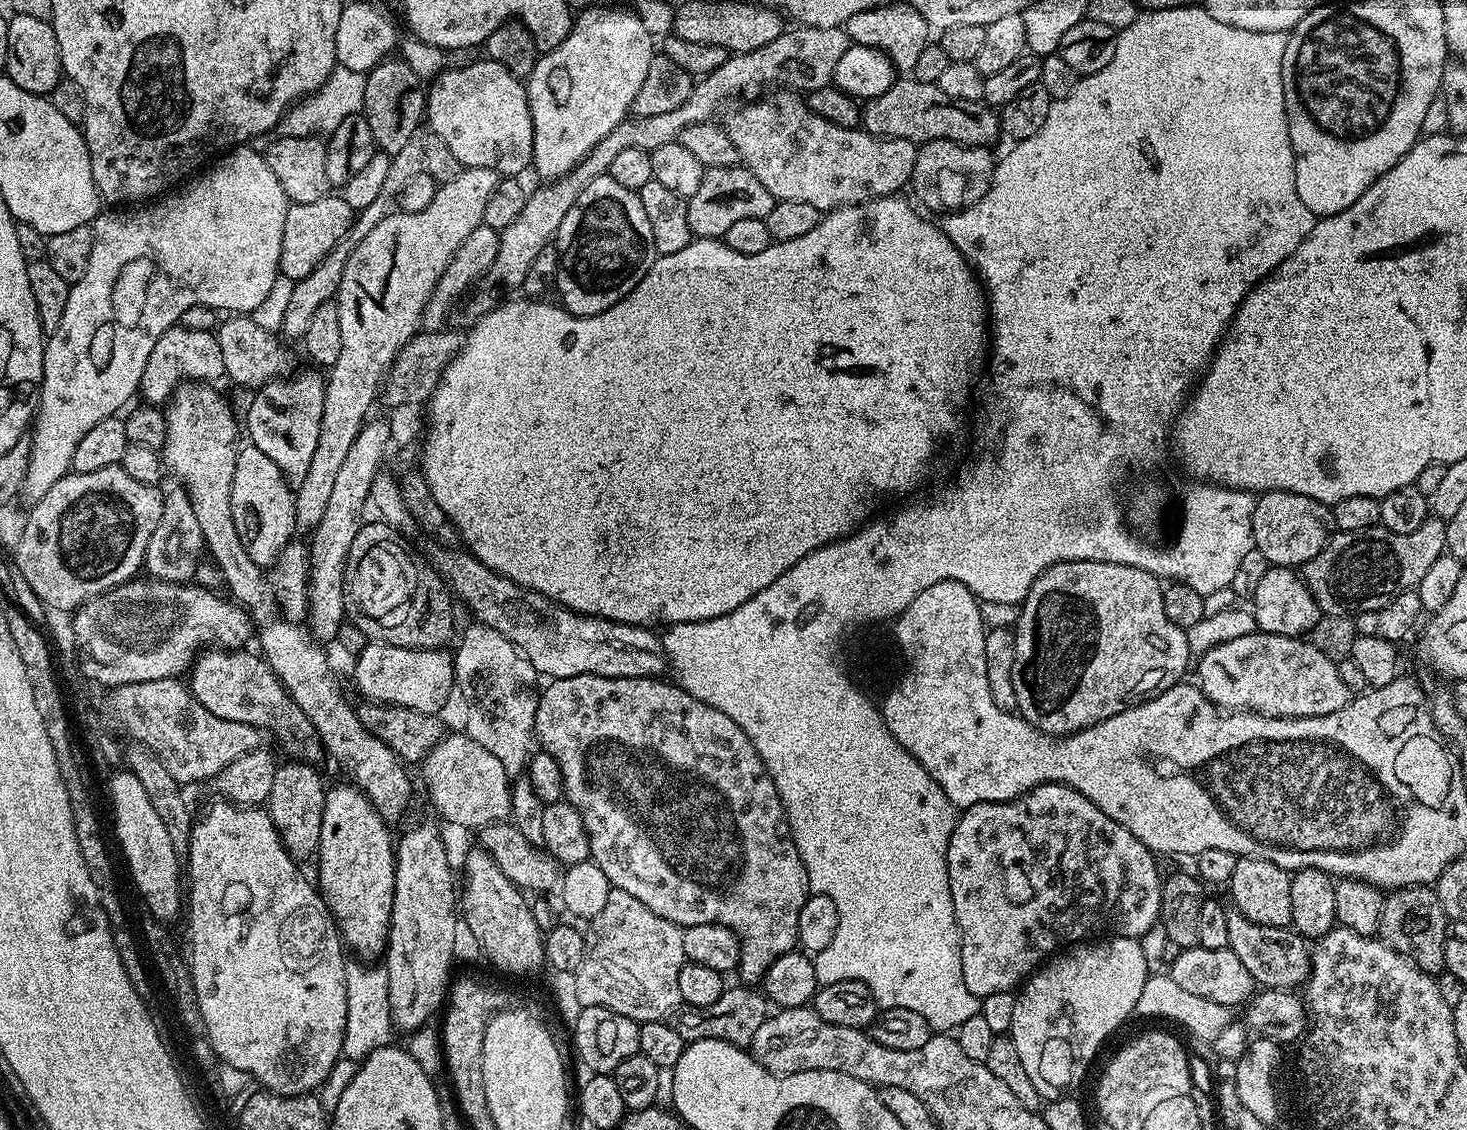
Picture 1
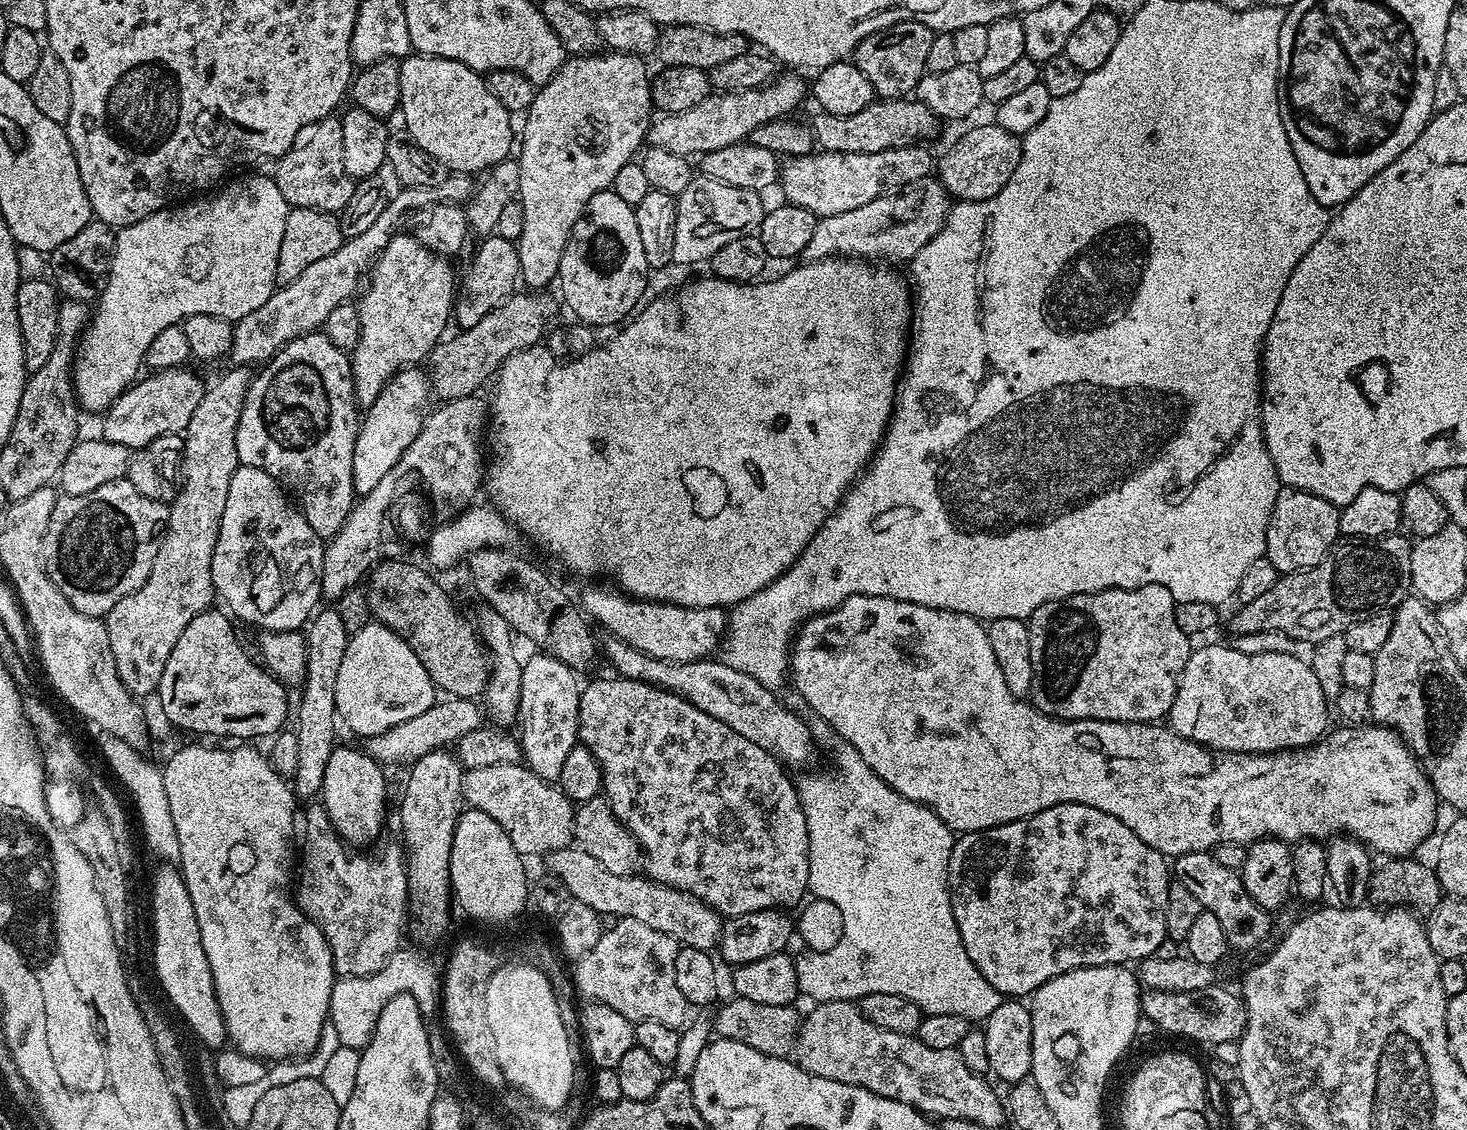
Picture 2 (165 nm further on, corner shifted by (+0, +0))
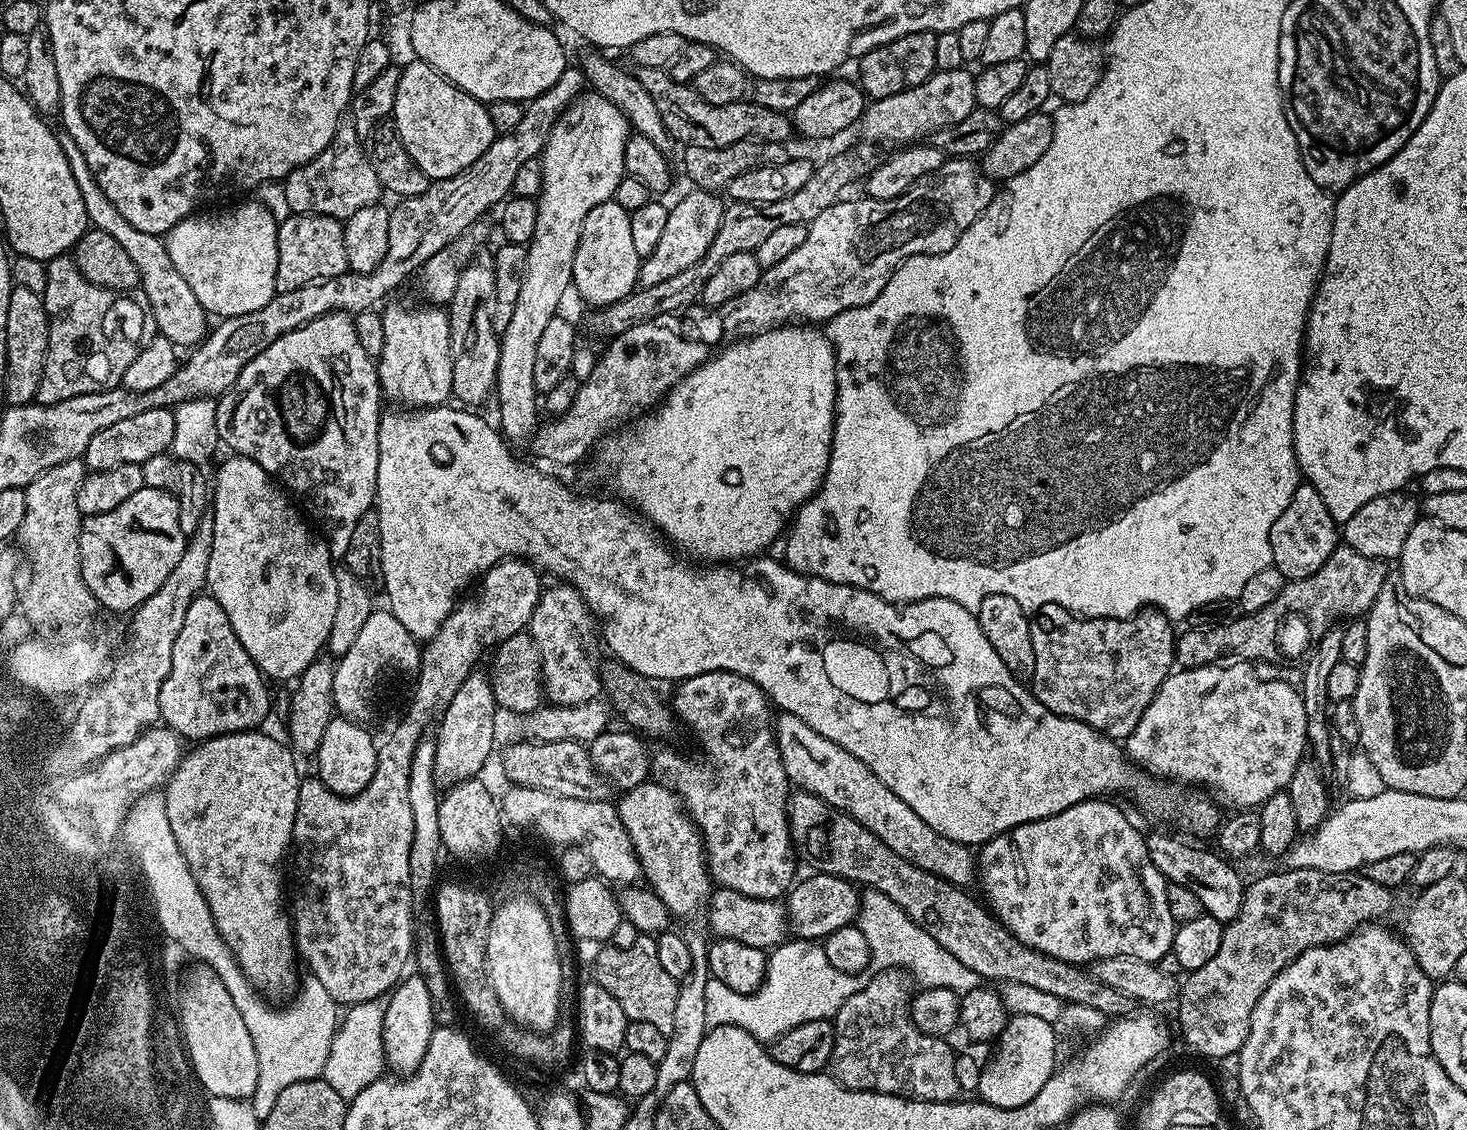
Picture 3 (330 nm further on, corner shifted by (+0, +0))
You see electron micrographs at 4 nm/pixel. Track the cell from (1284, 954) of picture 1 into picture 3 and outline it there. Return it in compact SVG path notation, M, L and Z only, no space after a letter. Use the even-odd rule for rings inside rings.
M1148 832L1146 850L1150 854L1150 862L1161 872L1165 880L1186 886L1202 902L1207 915L1218 918L1218 922L1229 924L1238 918L1238 910L1242 910L1246 880L1236 873L1235 863L1229 862L1219 851L1207 852L1204 848L1195 848L1176 836L1163 836L1160 832Z

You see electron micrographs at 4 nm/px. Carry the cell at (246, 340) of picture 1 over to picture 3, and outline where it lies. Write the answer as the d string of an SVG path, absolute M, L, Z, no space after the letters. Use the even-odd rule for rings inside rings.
M65 131L59 133L59 138L62 150L70 162L70 174L74 174L74 182L78 182L78 191L82 194L82 206L86 206L89 225L110 234L110 238L114 238L114 242L118 242L122 250L130 254L130 262L134 262L134 266L140 271L138 288L148 304L151 323L156 323L155 331L165 336L177 349L195 349L210 331L210 314L204 309L202 302L198 302L194 290L190 290L190 285L186 283L186 278L182 278L182 274L174 270L167 243L161 237L130 226L130 222L126 222L126 218L118 214L114 202L110 202L110 198L102 194L102 186L98 186L90 166L86 166L86 158L82 158L78 142L74 142L74 138L70 138L70 134Z

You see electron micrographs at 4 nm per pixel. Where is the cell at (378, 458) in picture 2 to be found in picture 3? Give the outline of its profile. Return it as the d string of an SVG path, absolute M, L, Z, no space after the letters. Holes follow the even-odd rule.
M395 300L385 303L382 308L386 343L382 346L376 373L380 376L383 399L397 400L400 403L397 405L408 410L447 405L452 396L452 327L448 313L443 307L427 302L403 304L402 301Z

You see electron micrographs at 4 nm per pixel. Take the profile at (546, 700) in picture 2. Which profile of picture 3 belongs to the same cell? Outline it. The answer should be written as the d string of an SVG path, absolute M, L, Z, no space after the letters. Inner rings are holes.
M563 582L553 585L553 588L545 587L541 591L540 601L532 615L530 635L538 646L544 696L550 698L552 704L574 706L597 699L602 692L597 661L592 661L583 644L594 625L594 613L572 585Z

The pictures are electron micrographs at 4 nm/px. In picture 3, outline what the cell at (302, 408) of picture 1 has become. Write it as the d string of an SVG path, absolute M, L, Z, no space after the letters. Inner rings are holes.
M328 312L270 342L262 354L246 362L234 386L215 401L219 439L228 443L235 455L258 462L289 493L300 495L303 511L314 524L316 519L315 527L334 558L344 557L358 518L376 503L378 426L382 415L376 366L377 361L358 342L353 317L346 312Z

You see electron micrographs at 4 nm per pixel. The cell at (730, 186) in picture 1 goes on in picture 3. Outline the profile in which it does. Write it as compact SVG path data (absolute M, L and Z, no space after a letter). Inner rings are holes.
M691 190L675 205L669 207L666 218L666 231L658 246L654 246L654 254L643 257L640 265L639 287L658 286L658 282L666 282L666 278L674 278L674 274L682 274L690 266L694 266L710 250L710 244L722 226L725 201L715 192Z

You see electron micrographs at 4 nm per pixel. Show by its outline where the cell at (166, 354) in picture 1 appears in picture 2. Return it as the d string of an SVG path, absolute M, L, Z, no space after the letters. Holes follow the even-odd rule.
M188 366L170 368L161 372L152 372L148 374L148 377L145 375L143 378L137 379L132 387L126 389L109 406L107 412L103 413L103 439L118 442L118 446L126 446L130 450L144 450L147 449L150 442L154 442L154 438L162 438L166 434L183 433L191 416L194 415L194 409L198 406L198 402L202 402L202 394L206 387L205 381L200 381L190 369L191 367Z

